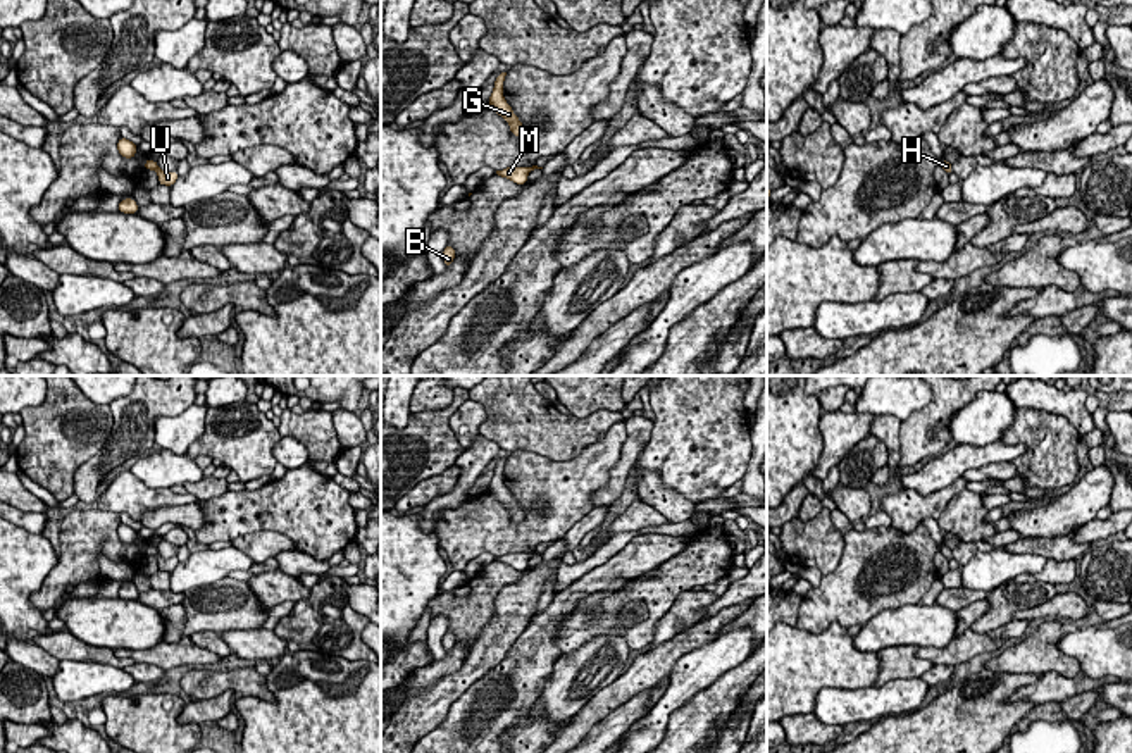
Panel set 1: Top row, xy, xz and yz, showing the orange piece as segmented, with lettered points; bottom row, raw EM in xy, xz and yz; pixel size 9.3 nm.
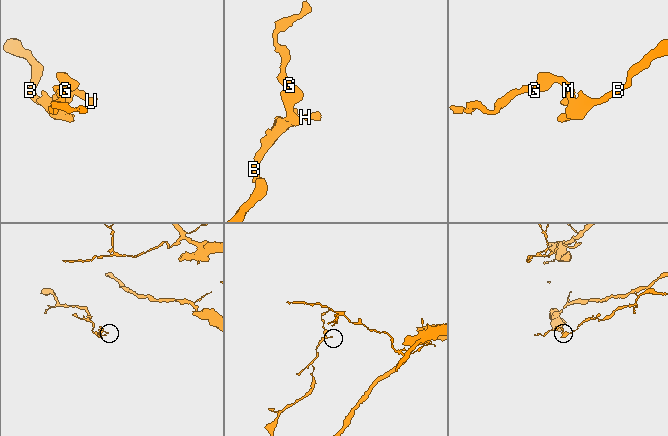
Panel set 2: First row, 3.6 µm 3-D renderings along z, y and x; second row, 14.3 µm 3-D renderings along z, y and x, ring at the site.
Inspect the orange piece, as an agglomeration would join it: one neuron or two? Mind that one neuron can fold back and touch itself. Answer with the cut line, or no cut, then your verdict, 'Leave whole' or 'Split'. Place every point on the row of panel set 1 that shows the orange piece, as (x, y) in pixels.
No split. Leave whole

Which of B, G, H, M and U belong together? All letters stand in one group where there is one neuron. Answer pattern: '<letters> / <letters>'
B G H M U

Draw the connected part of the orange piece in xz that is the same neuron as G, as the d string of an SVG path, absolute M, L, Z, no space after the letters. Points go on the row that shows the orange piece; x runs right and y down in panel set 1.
M507 72L498 74L494 81L494 90L489 96L489 105L494 109L498 115L501 115L508 126L513 136L524 134L524 124L519 121L519 117L513 114L512 107L503 98L503 81Z

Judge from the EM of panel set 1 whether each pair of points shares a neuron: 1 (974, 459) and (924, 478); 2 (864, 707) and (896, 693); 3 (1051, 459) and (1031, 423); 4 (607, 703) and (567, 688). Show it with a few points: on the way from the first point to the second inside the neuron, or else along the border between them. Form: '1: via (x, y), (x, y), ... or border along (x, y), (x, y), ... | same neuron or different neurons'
1: via (962, 459), (936, 474) | same neuron
2: via (872, 703), (888, 700) | same neuron
3: via (1051, 450), (1051, 443), (1039, 431) | same neuron
4: border along (626, 672), (603, 686), (571, 719) | different neurons

